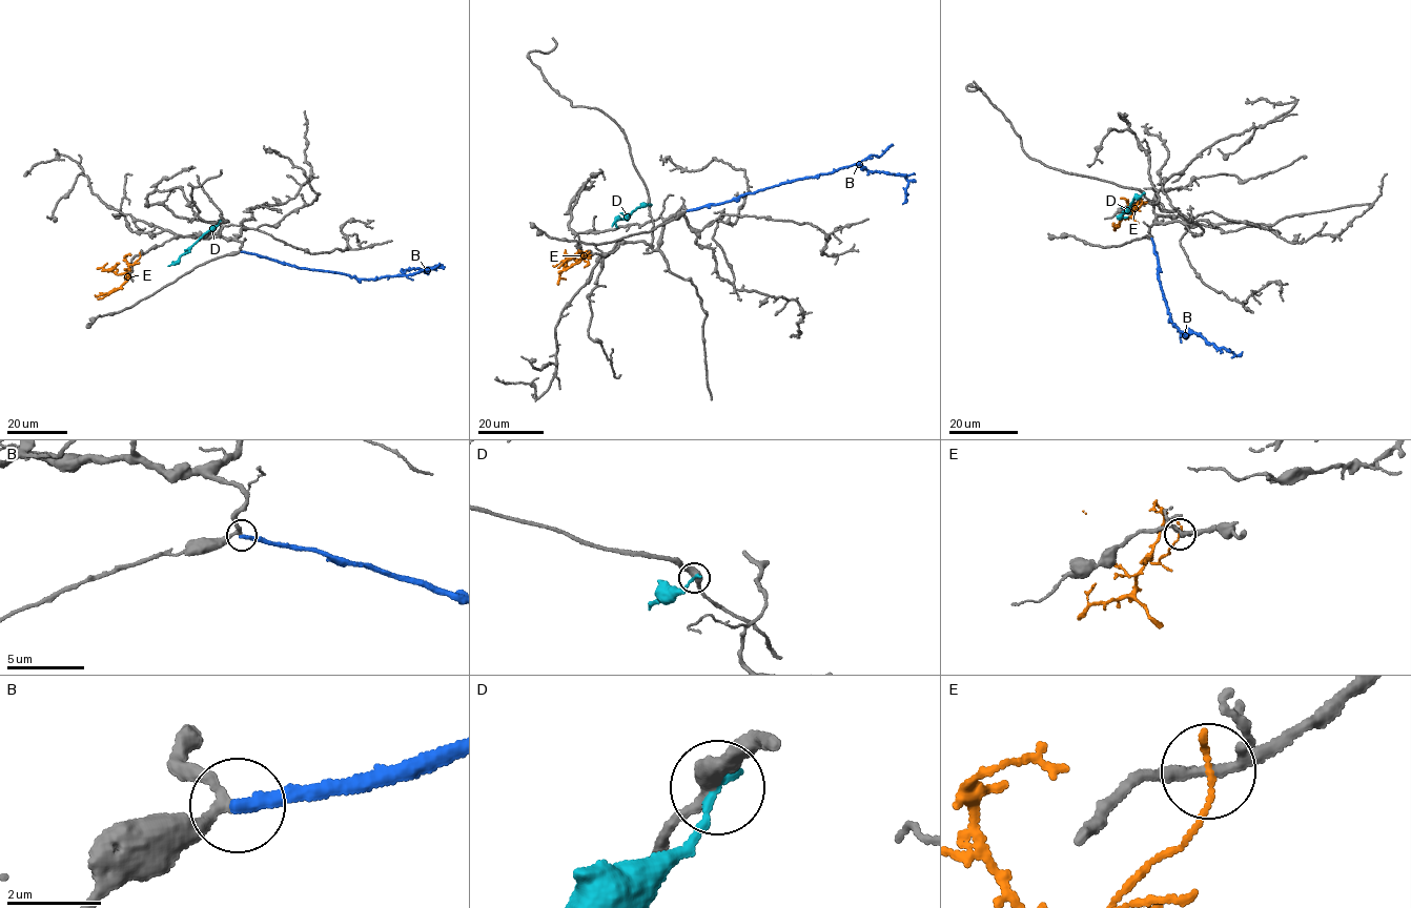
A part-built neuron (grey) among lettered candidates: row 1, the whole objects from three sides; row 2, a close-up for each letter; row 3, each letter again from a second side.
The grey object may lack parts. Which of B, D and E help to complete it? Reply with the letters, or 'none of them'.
none of them

